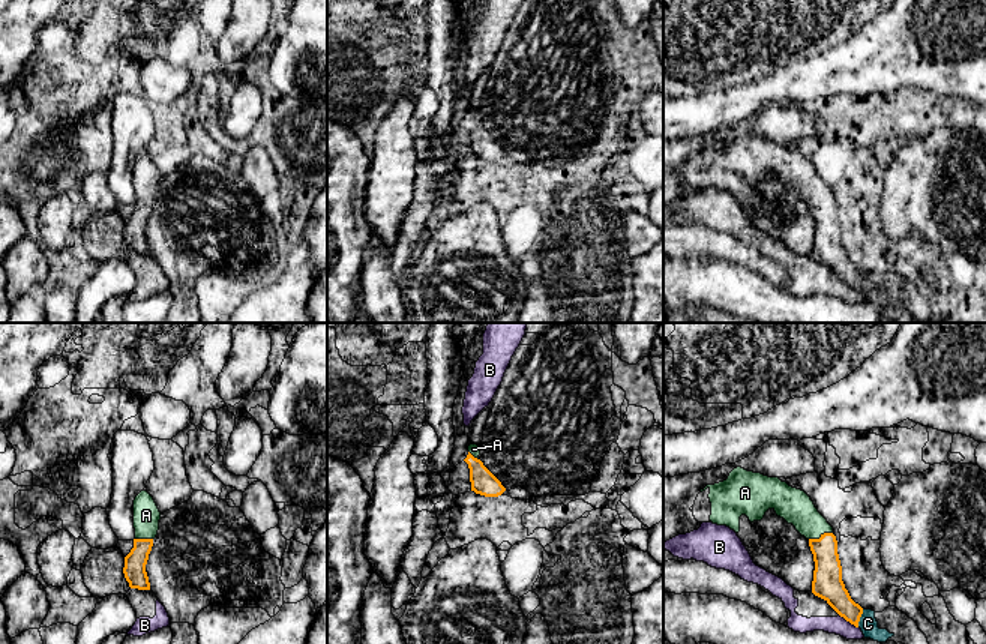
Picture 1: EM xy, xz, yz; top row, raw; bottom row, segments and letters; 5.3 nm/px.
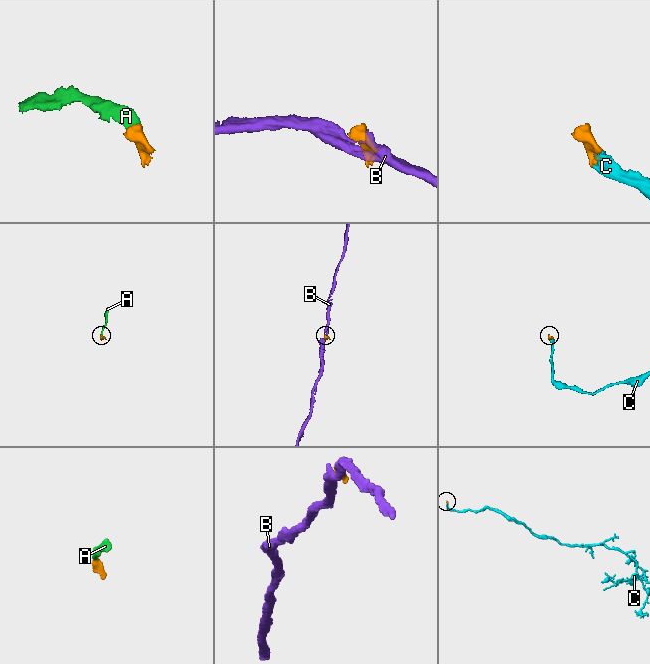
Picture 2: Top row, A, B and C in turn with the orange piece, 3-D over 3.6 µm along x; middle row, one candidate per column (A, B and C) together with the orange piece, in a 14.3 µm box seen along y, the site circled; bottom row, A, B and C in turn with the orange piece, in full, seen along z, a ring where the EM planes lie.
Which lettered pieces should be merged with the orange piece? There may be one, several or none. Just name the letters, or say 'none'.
A, C

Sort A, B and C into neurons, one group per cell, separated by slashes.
A C / B

